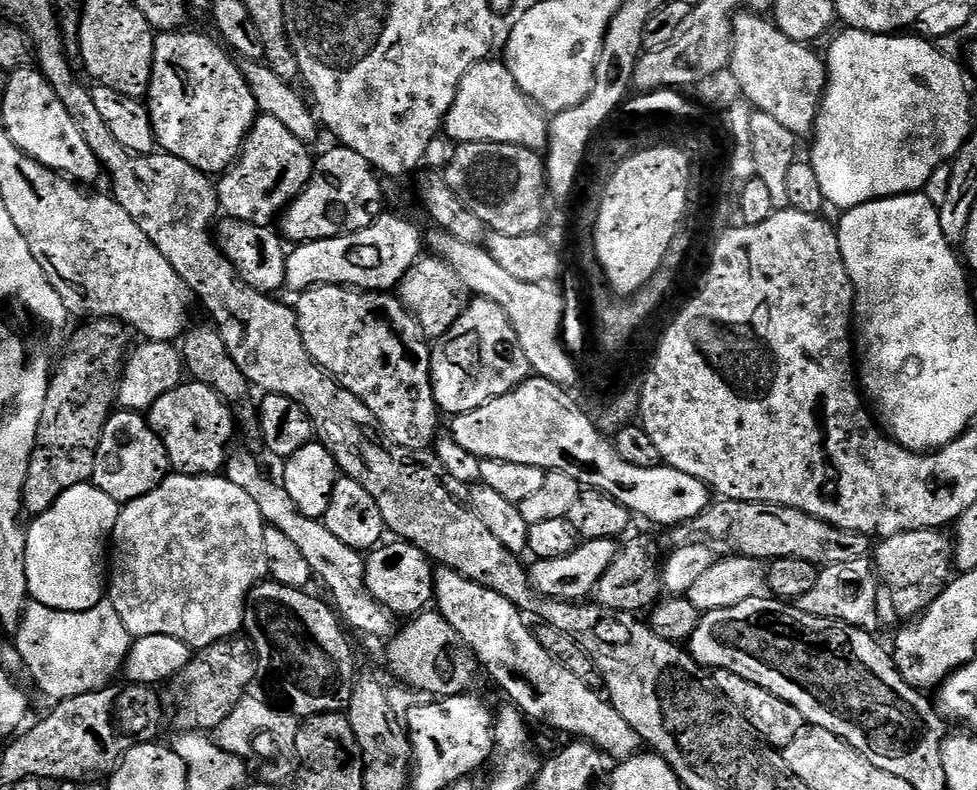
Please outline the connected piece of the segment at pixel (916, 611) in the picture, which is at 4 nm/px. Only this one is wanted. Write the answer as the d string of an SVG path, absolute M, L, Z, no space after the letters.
M939 528L910 530L883 537L874 548L874 563L883 587L892 595L892 604L900 616L919 617L943 592L954 572L954 540Z

